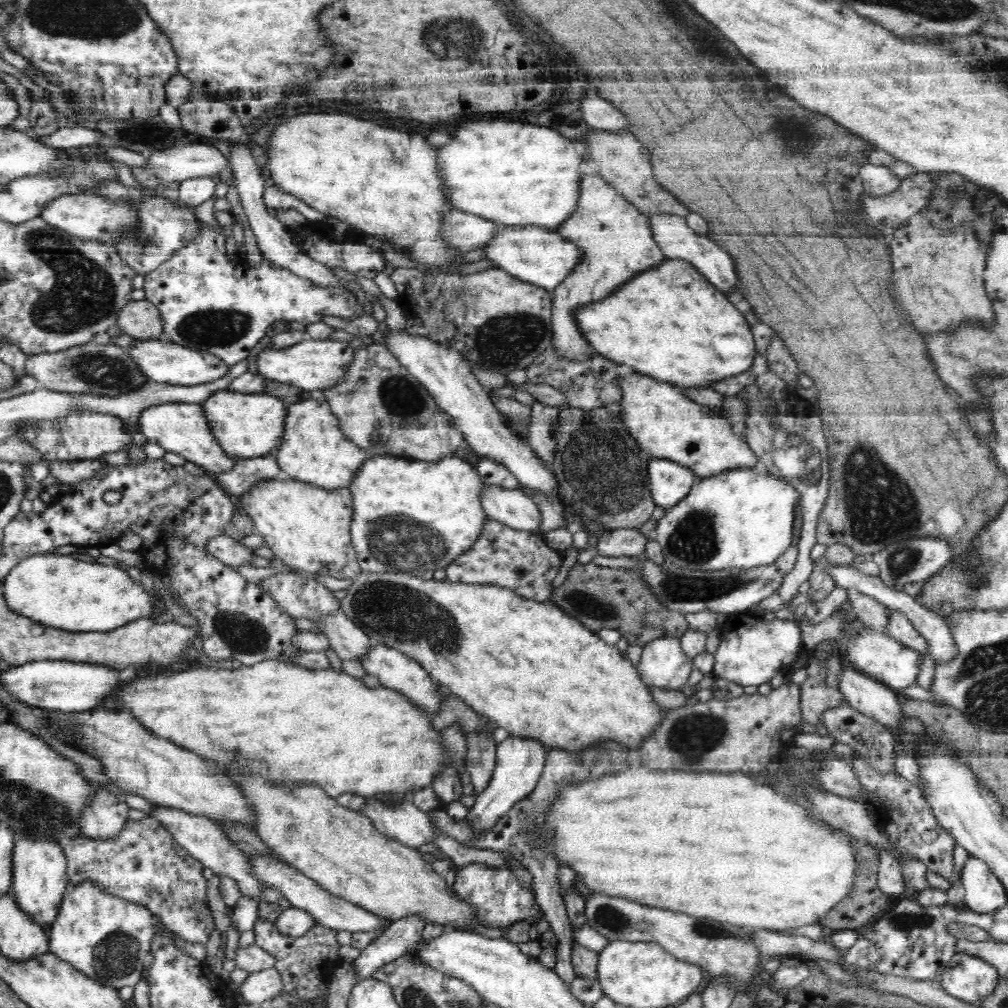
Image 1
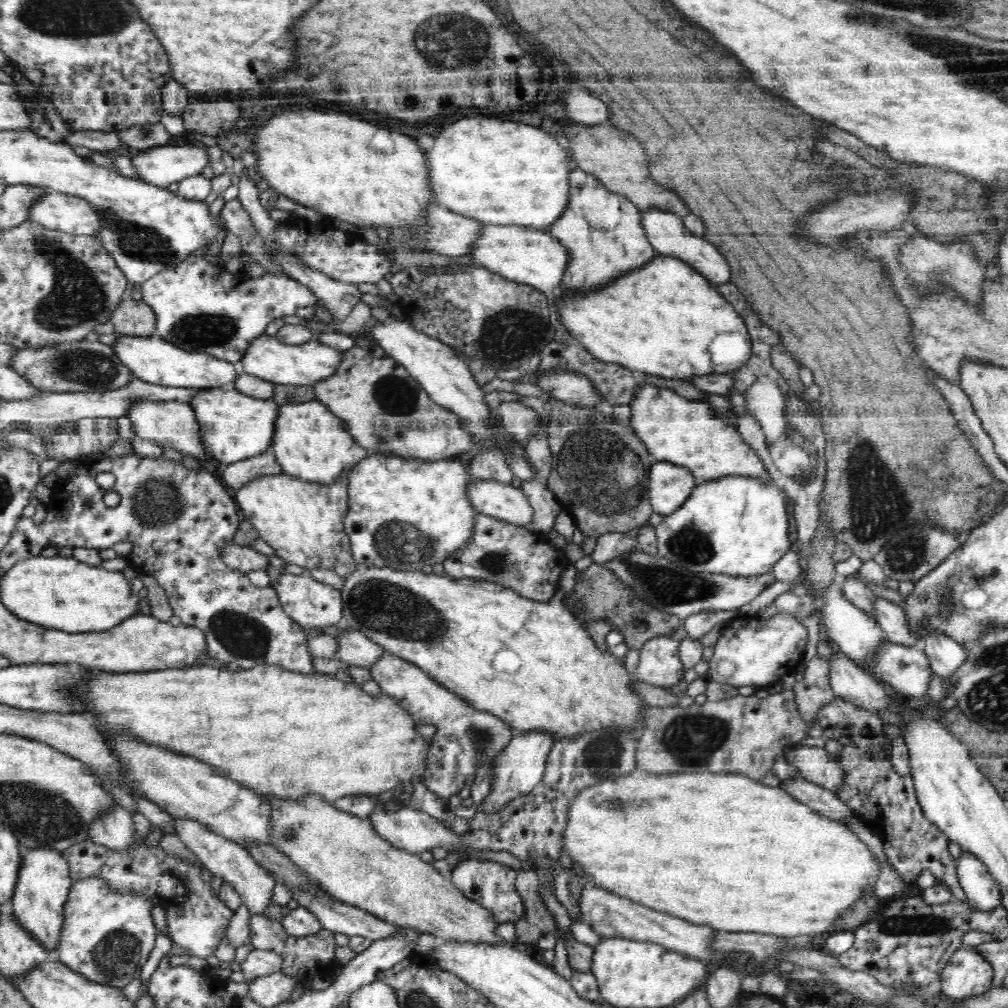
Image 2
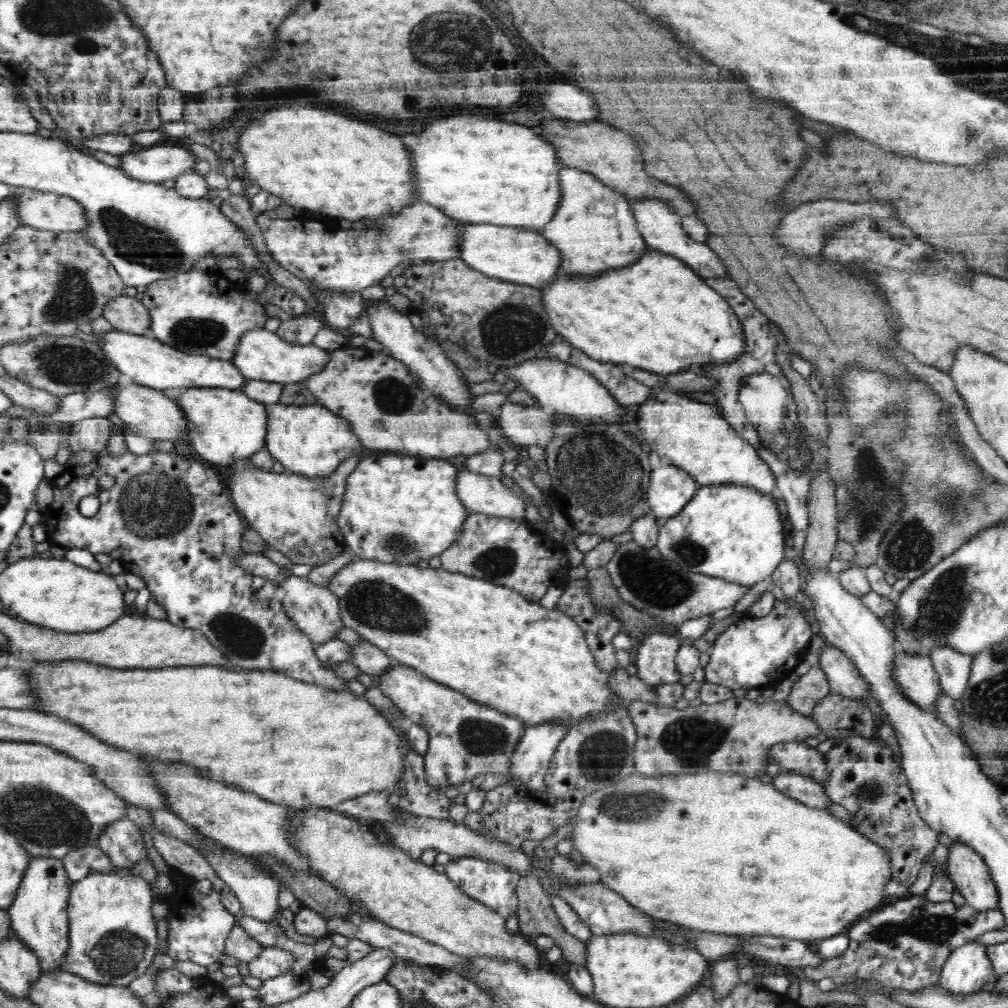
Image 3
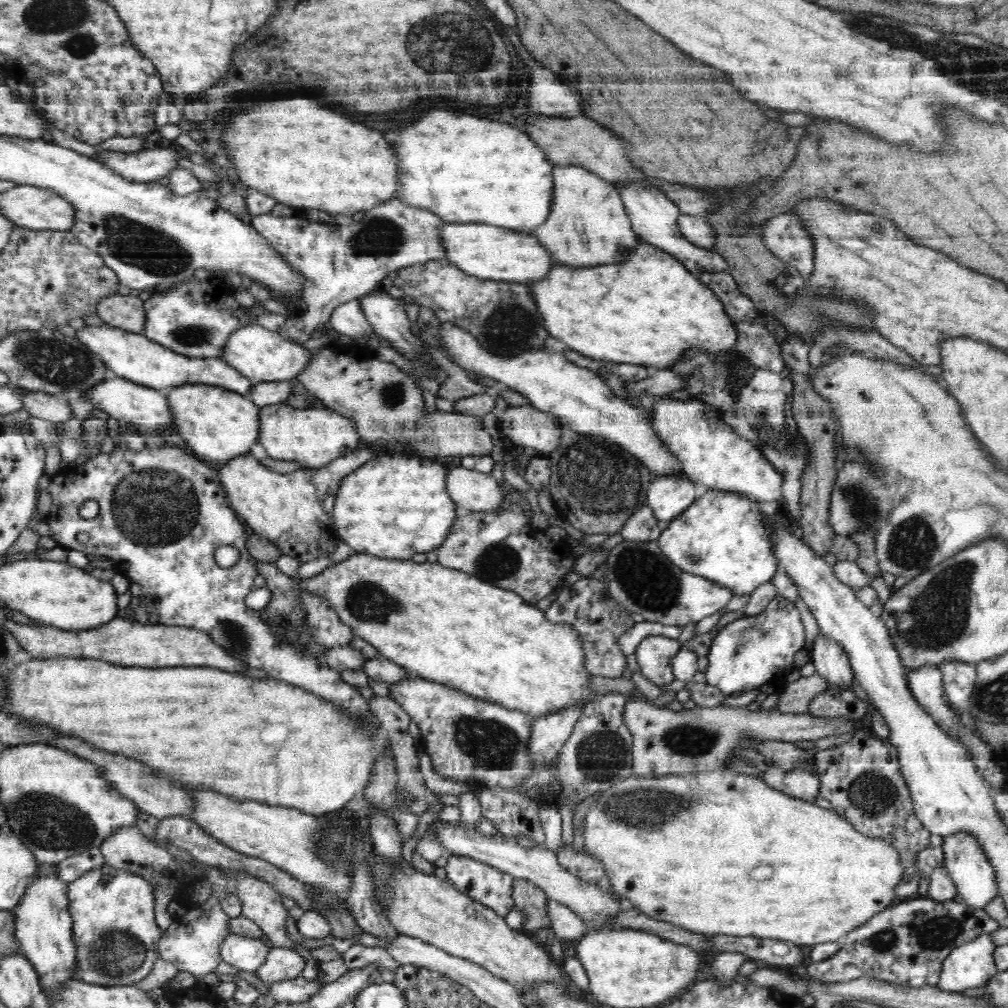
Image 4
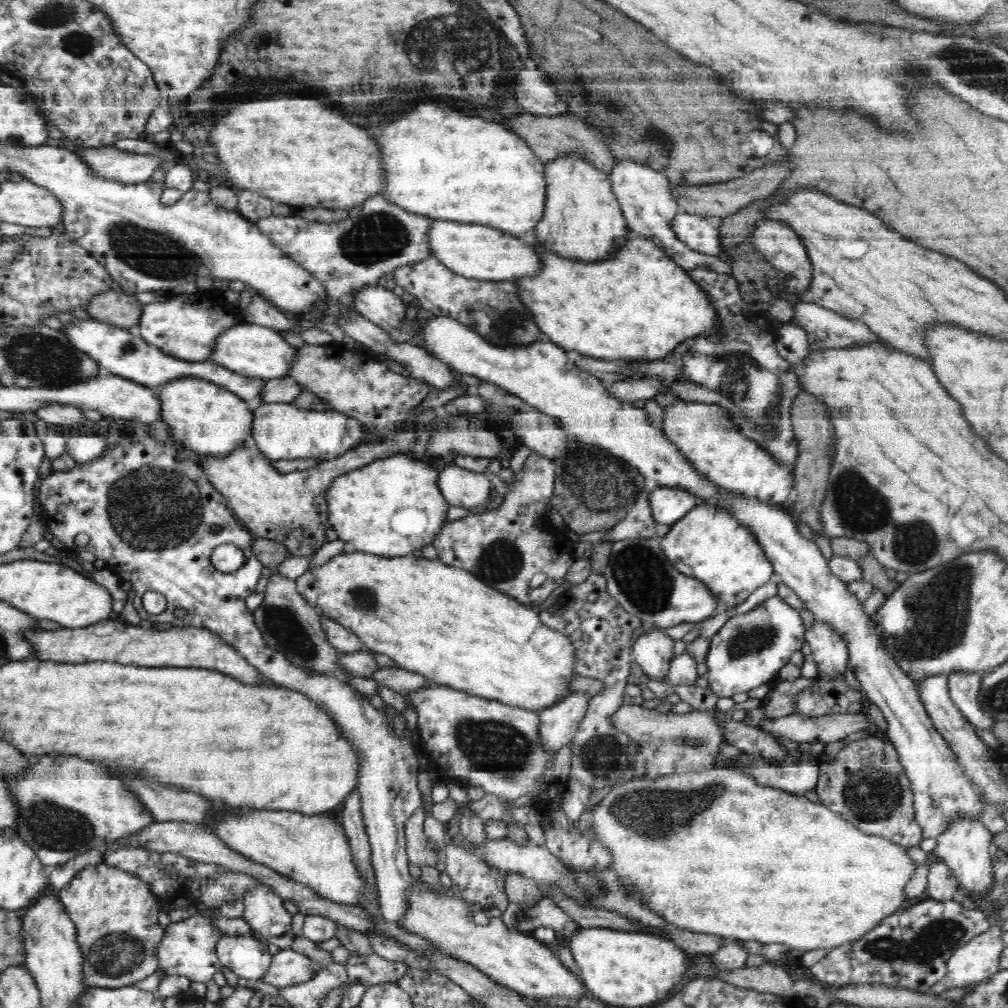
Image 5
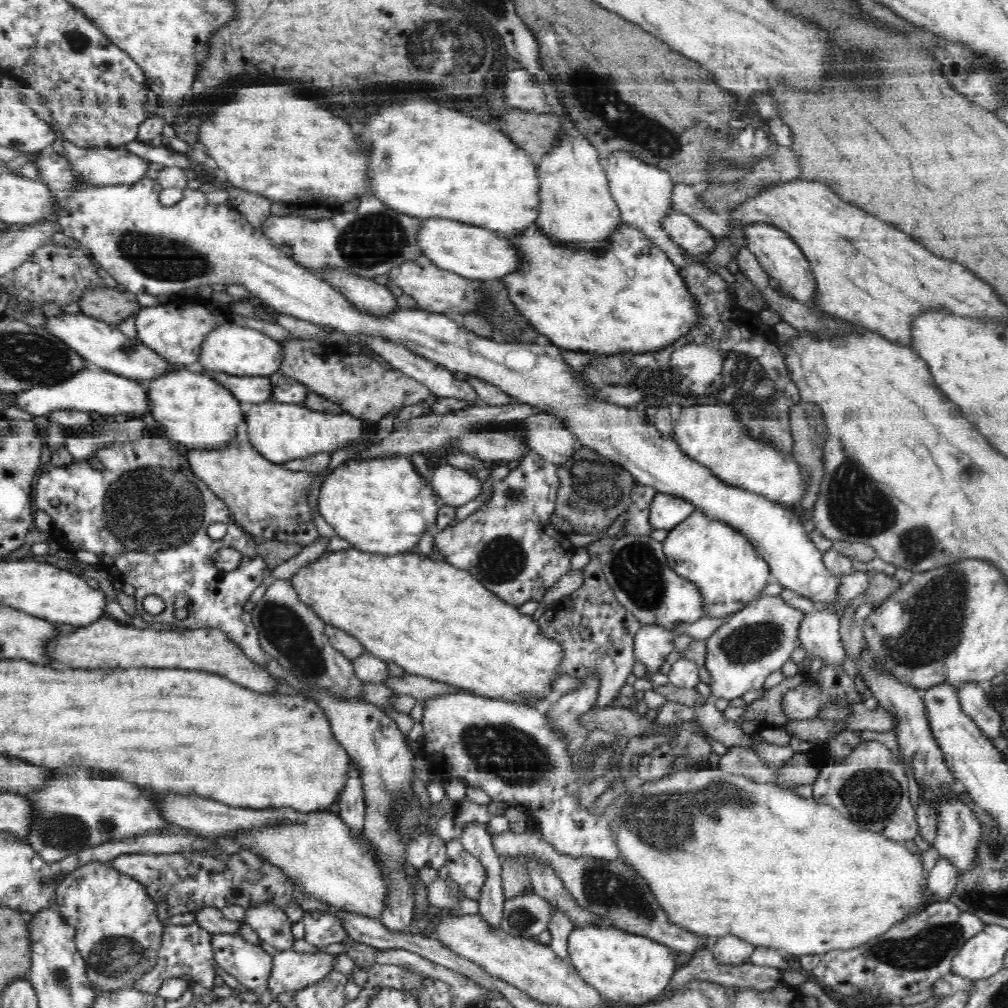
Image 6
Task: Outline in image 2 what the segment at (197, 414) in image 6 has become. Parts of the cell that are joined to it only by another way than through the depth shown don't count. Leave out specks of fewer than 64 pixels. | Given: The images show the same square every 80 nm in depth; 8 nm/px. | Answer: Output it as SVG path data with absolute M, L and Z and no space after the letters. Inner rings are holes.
M220 387L199 389L199 393L188 403L190 406L198 406L198 422L202 422L206 438L210 438L210 450L214 450L214 454L218 454L225 465L256 457L272 446L280 412L280 404L276 400L254 398L233 387Z

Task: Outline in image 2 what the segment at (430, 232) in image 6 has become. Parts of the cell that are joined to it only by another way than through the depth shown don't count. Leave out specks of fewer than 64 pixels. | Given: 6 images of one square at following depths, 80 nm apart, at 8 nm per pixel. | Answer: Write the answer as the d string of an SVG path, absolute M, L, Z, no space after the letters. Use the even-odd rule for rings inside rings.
M489 225L469 253L476 267L487 268L511 281L537 287L547 296L551 306L556 306L555 291L570 261L570 250L553 235L532 227Z

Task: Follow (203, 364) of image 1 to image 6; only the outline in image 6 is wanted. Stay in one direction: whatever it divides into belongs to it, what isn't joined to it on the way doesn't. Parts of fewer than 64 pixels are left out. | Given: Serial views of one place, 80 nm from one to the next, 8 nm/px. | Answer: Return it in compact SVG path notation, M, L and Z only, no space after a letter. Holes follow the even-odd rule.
M68 314L46 317L46 323L41 326L44 331L57 335L72 350L81 355L91 367L97 370L116 373L123 377L131 378L143 384L156 380L164 374L170 374L174 370L182 370L184 365L169 362L163 355L144 346L137 337L129 338L121 333L118 328L105 324L100 320L84 314ZM203 369L201 372L212 374L212 378L218 378L216 381L227 388L243 405L262 404L271 400L272 383L269 377L243 377L209 369Z

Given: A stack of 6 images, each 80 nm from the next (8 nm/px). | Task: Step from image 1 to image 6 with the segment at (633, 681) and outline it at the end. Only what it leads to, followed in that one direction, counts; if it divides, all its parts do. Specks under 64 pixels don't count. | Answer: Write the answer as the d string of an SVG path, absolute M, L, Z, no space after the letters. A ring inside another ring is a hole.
M357 549L346 550L346 552L328 551L322 554L316 562L310 562L310 564L302 566L300 570L296 571L290 577L289 582L298 594L300 603L308 605L324 621L325 625L329 623L334 627L338 627L340 630L345 630L362 643L366 653L372 654L372 656L376 656L381 660L396 663L396 665L404 669L406 674L430 678L476 695L498 699L502 698L503 700L520 704L534 704L534 702L538 701L548 701L552 681L562 675L558 673L558 666L562 662L561 646L557 642L554 642L554 640L548 640L542 636L537 621L534 621L532 616L522 615L518 611L519 606L506 603L505 600L498 598L489 588L484 587L478 582L468 571L452 567L446 561L439 559L430 560L430 558L423 556L419 552L384 556L382 554L368 554Z

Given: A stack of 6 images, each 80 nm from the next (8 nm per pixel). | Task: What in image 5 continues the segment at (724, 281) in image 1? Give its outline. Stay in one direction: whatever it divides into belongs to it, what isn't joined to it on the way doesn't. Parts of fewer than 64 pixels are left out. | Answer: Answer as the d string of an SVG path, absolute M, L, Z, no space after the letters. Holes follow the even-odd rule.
M626 158L619 159L612 171L609 176L611 189L621 206L623 217L630 230L654 241L658 248L686 271L708 269L718 274L730 275L730 265L725 259L718 255L702 254L692 250L677 238L677 234L673 231L672 220L675 214L680 212L680 208L671 192L673 185L664 174Z

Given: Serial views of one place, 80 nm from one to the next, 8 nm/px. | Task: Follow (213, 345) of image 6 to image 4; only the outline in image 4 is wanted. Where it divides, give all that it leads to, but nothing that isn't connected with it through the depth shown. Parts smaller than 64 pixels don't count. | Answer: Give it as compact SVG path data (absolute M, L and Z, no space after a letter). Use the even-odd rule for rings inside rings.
M250 325L231 332L220 358L239 370L242 376L252 381L252 384L258 384L266 381L296 380L302 374L302 370L306 370L312 364L314 356L316 353L313 350L282 338L278 331L271 331L259 325Z

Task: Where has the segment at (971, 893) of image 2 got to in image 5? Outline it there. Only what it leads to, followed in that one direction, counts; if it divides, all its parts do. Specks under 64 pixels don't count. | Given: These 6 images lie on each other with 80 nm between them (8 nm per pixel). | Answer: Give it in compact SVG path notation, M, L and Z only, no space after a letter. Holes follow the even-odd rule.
M958 817L952 825L936 837L936 847L933 850L938 859L942 859L960 887L972 892L976 899L981 899L994 882L992 876L993 861L990 856L990 844L994 835L984 827L983 823L970 821L968 817Z

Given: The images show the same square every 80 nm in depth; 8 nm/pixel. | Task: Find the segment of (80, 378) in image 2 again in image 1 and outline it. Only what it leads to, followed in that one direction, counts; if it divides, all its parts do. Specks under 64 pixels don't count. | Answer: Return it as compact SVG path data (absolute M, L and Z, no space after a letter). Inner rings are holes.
M94 342L59 350L57 353L27 355L24 372L26 376L34 376L38 386L48 390L70 394L96 394L103 397L116 397L117 394L141 388L150 381L141 373L137 362L129 357L129 351L112 342Z

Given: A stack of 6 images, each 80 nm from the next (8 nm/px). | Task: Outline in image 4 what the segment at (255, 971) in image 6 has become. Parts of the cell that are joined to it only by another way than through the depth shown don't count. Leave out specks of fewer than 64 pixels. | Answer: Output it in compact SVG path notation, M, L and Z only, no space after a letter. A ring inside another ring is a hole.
M229 933L221 944L221 959L242 972L255 972L265 961L269 944Z

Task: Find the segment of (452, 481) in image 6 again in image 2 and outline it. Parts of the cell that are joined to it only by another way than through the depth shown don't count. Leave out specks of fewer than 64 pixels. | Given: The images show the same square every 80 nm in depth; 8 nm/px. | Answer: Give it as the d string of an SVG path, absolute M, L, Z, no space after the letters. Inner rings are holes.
M478 479L469 494L478 513L508 522L512 526L526 527L532 522L532 507L516 483L507 485L494 479Z

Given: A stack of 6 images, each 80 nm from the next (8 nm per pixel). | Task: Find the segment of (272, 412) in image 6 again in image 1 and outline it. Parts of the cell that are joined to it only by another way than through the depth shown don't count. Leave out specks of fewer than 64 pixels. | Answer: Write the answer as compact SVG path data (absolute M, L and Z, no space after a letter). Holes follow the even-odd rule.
M317 395L288 405L285 434L274 455L281 475L286 479L310 483L328 490L348 487L362 464L370 457L367 450L345 437L329 403Z

